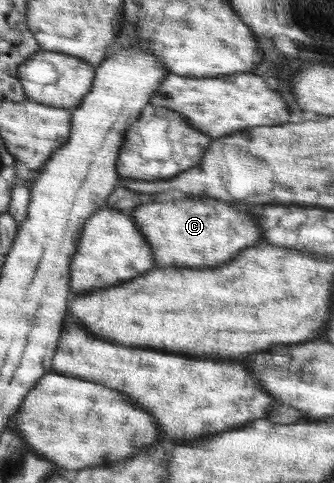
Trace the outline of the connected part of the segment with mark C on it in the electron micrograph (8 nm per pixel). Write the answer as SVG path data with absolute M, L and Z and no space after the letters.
M186 198L180 204L147 203L138 206L130 216L152 247L156 269L218 268L230 263L244 249L261 243L262 238L256 216L214 198Z

